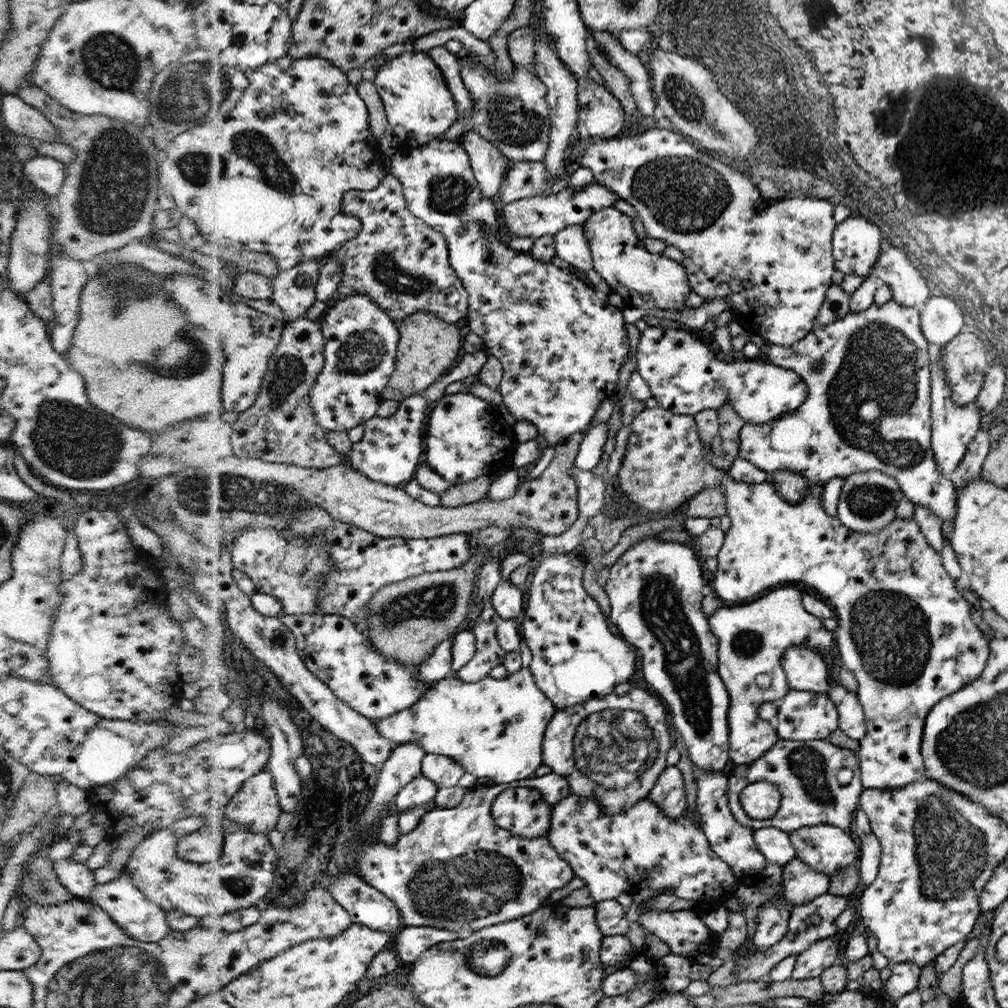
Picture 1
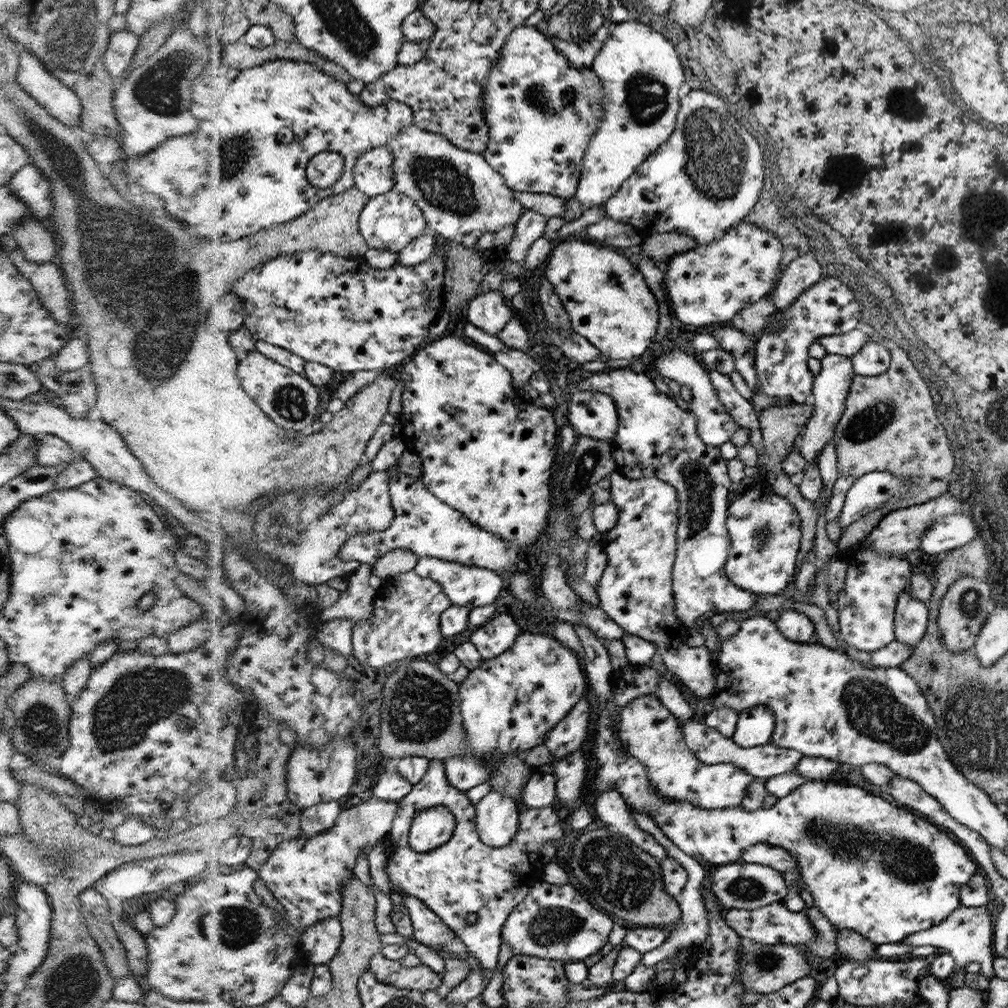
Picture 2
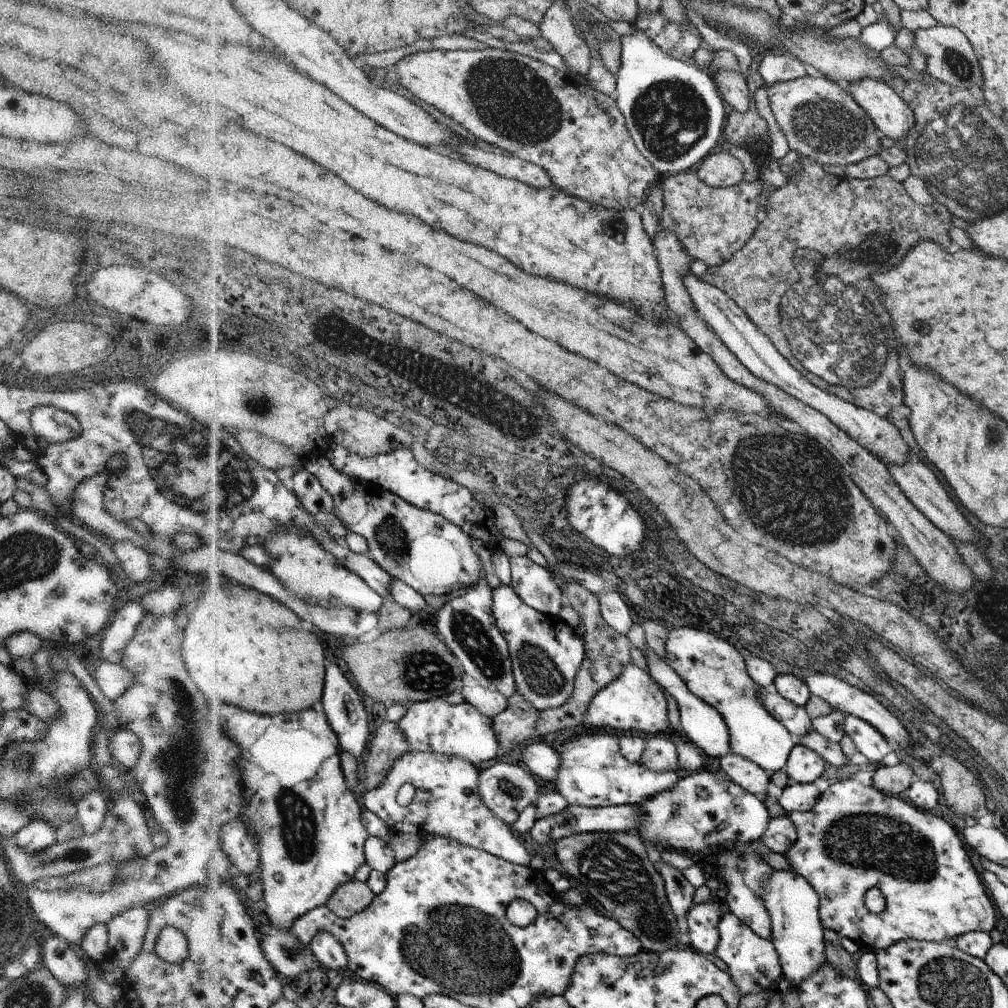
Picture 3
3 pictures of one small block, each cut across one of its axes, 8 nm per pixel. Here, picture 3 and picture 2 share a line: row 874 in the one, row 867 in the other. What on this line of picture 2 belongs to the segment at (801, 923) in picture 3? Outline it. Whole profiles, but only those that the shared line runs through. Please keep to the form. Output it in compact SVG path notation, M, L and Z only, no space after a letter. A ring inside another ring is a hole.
M756 844L745 850L740 860L748 864L762 864L777 870L790 886L789 896L799 894L799 886L804 886L798 859L790 852L770 846L770 844Z

